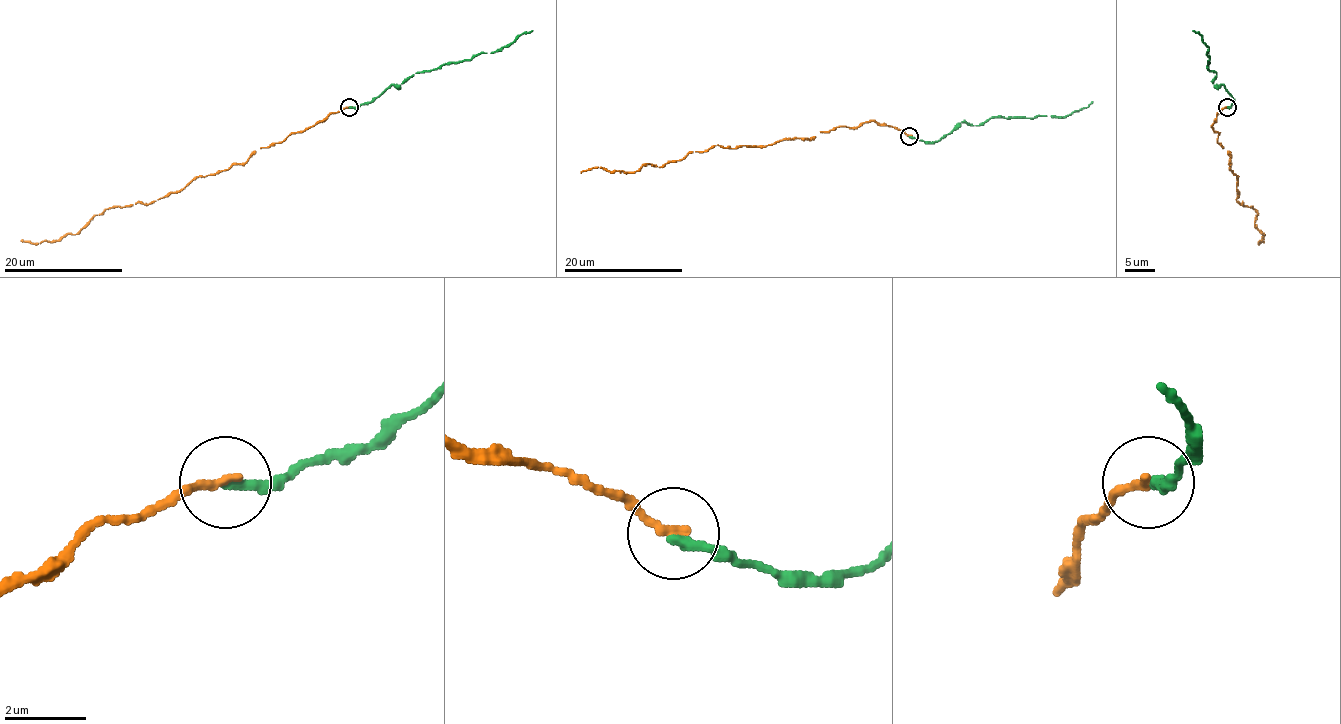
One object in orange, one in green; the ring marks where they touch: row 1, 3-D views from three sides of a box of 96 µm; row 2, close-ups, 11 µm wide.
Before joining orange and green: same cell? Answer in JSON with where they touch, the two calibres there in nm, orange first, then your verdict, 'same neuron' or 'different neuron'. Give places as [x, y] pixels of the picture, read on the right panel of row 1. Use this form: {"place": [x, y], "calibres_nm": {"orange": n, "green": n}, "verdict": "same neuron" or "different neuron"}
{"place": [1227, 107], "calibres_nm": {"orange": 260, "green": 280}, "verdict": "same neuron"}

